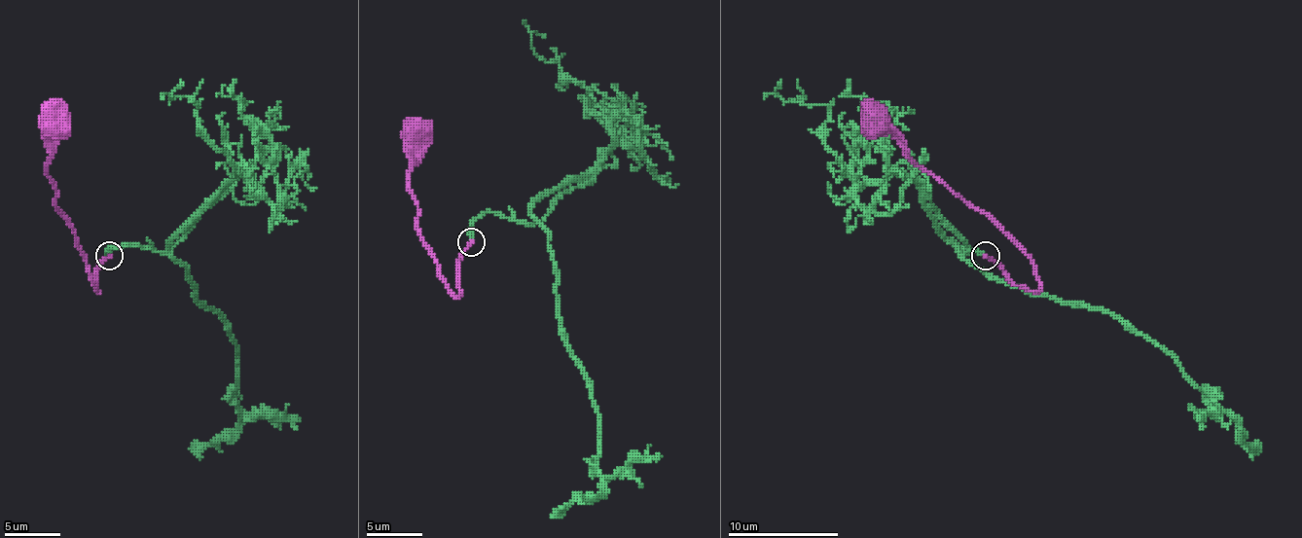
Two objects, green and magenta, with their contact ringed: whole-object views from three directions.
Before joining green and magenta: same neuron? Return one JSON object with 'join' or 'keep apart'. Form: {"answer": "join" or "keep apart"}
{"answer": "join"}

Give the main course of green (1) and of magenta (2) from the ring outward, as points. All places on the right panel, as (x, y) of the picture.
1: (984, 255), (956, 246), (978, 268), (1030, 293), (1083, 302), (1158, 343), (1233, 421), (1239, 438), (1261, 448)
2: (986, 255), (1017, 285), (1039, 288), (1030, 260), (997, 227), (928, 174), (909, 155), (886, 116), (864, 99)

